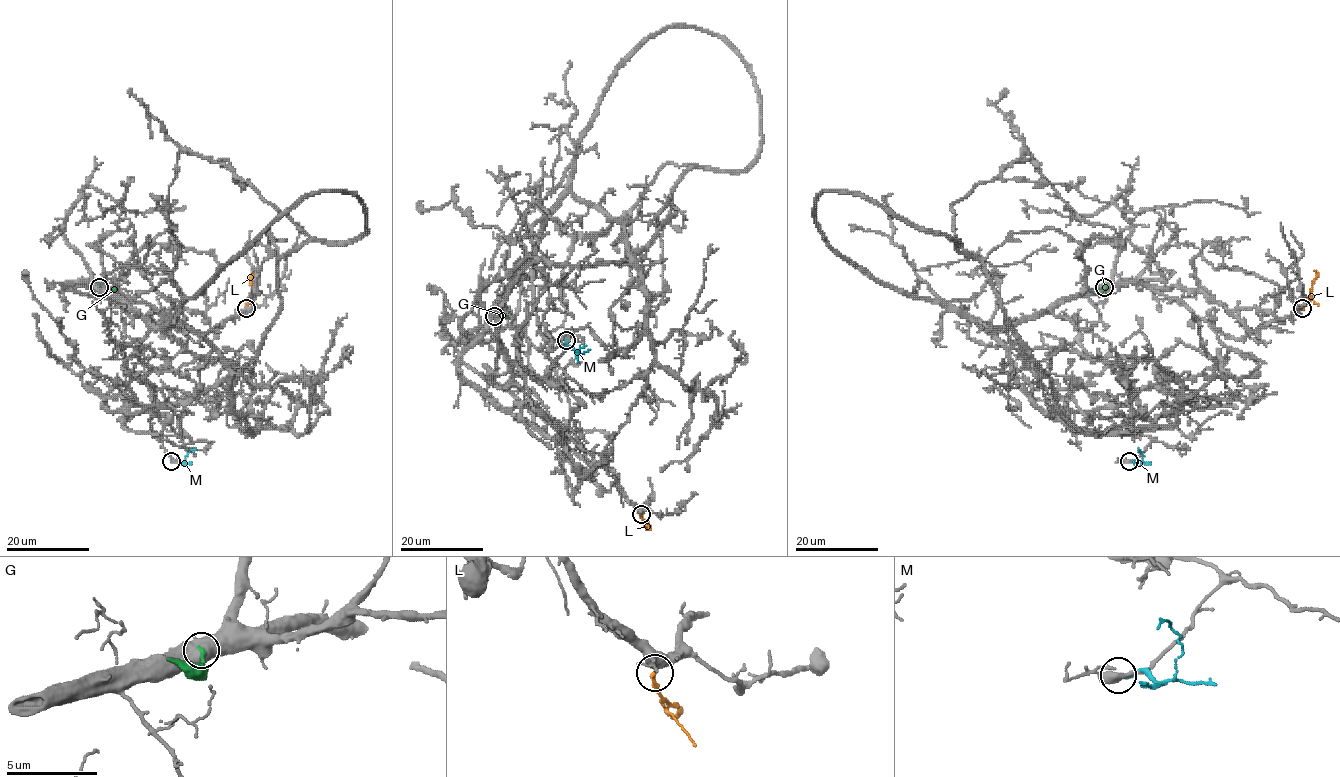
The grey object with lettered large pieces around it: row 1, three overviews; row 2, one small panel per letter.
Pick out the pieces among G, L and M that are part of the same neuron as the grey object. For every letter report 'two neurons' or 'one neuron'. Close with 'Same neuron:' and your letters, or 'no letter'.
G: two neurons
L: one neuron
M: two neurons
Same neuron: L

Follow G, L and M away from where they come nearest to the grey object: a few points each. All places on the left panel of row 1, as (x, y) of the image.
G: (99, 287), (108, 291), (115, 289)
L: (247, 308), (255, 271)
M: (171, 462), (183, 463), (188, 452), (194, 451)

